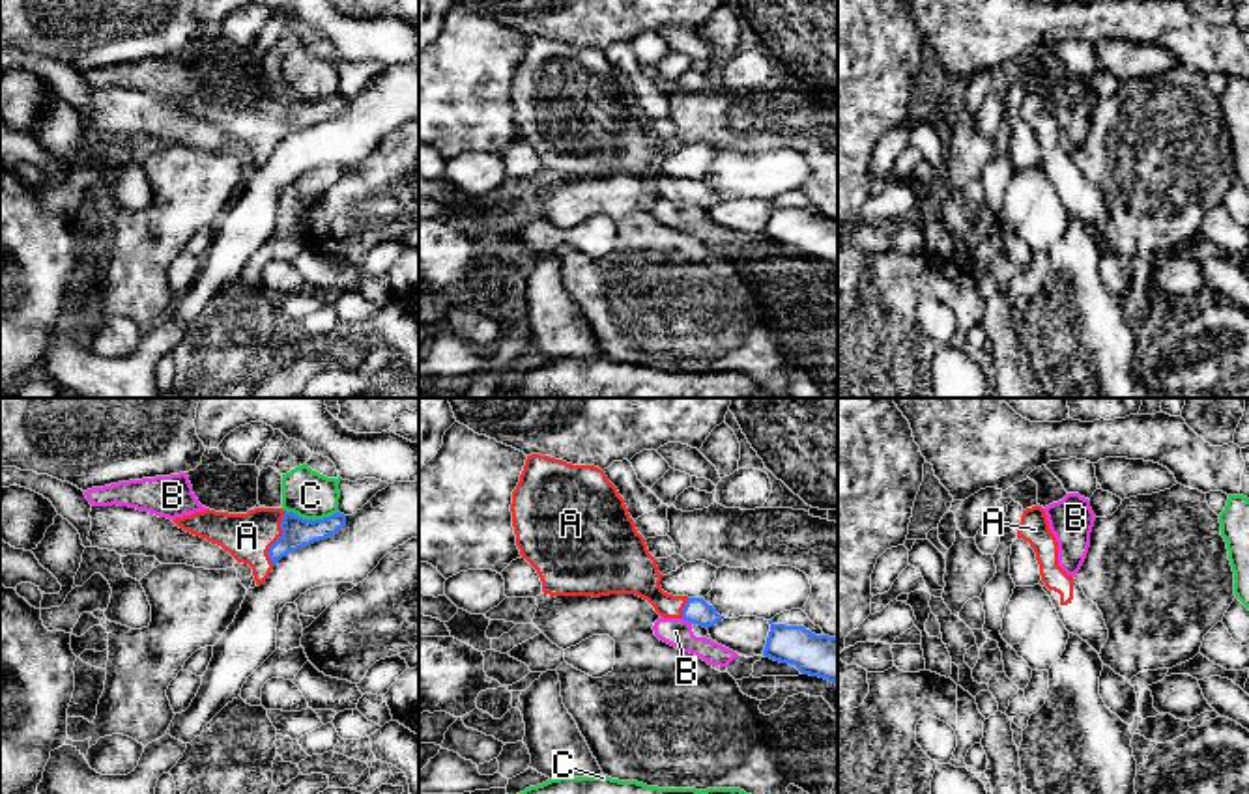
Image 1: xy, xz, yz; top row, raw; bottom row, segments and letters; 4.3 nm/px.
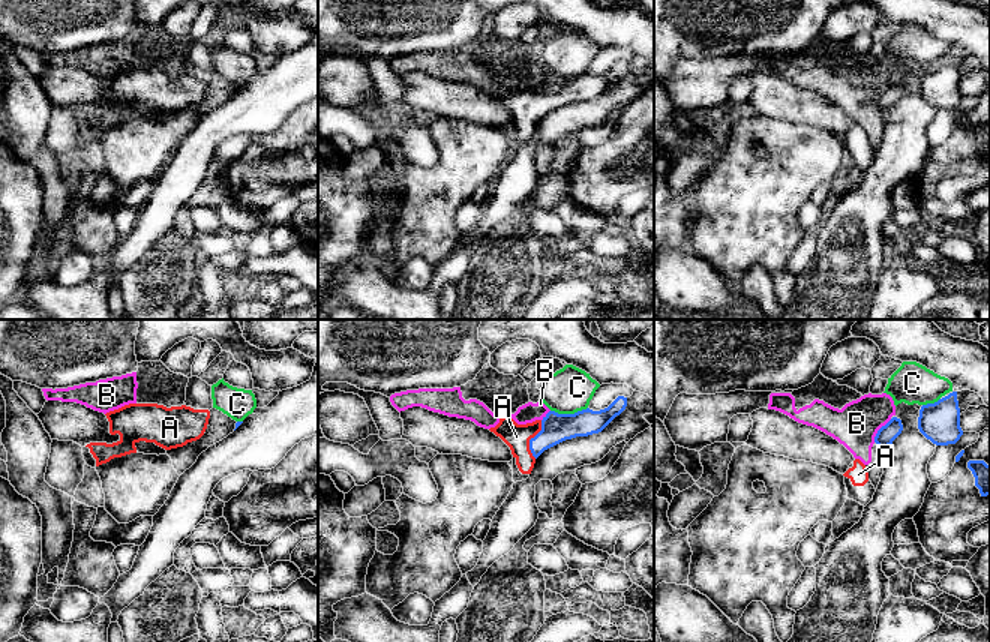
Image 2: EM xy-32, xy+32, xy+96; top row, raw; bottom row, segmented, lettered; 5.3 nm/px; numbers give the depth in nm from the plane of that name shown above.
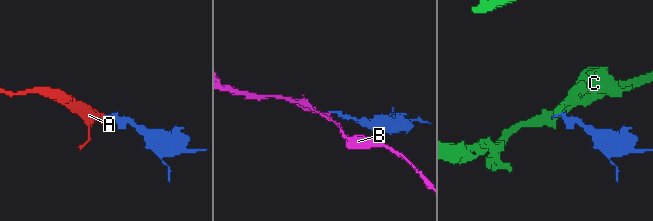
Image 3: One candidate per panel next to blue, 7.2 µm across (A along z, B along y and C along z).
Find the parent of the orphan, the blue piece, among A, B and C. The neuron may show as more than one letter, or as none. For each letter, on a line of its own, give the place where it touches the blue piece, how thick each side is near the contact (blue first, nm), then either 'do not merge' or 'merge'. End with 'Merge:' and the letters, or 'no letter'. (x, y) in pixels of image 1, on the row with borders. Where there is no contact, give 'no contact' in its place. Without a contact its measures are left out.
A: meets blue in xy at (279, 538); 130 nm thick on the blue side, 200 nm on the other; merge
B: meets blue in xz at (687, 619); 110 nm thick on the blue side, 120 nm on the other; do not merge
C: meets blue in xy at (311, 520); 130 nm thick on the blue side, 200 nm on the other; do not merge
Merge: A

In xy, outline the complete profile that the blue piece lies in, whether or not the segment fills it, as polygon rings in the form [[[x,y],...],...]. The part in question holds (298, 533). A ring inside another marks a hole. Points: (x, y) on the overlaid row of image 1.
[[[208,508],[172,521],[191,534],[221,546],[237,562],[249,564],[260,587],[282,557],[337,534],[346,525],[346,516],[337,512],[312,521],[282,508],[254,508],[247,514]]]

